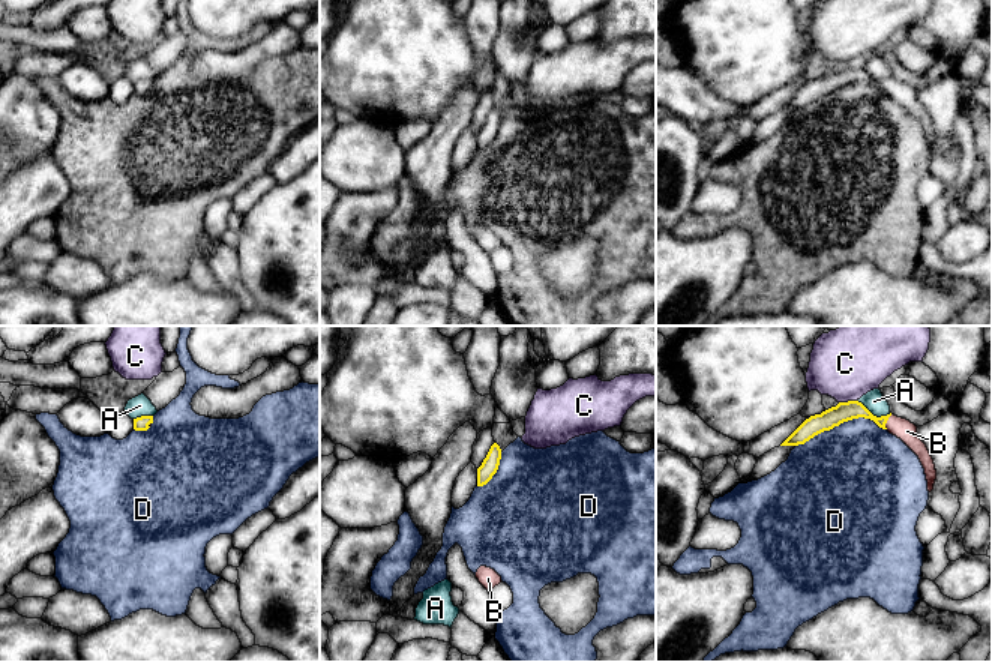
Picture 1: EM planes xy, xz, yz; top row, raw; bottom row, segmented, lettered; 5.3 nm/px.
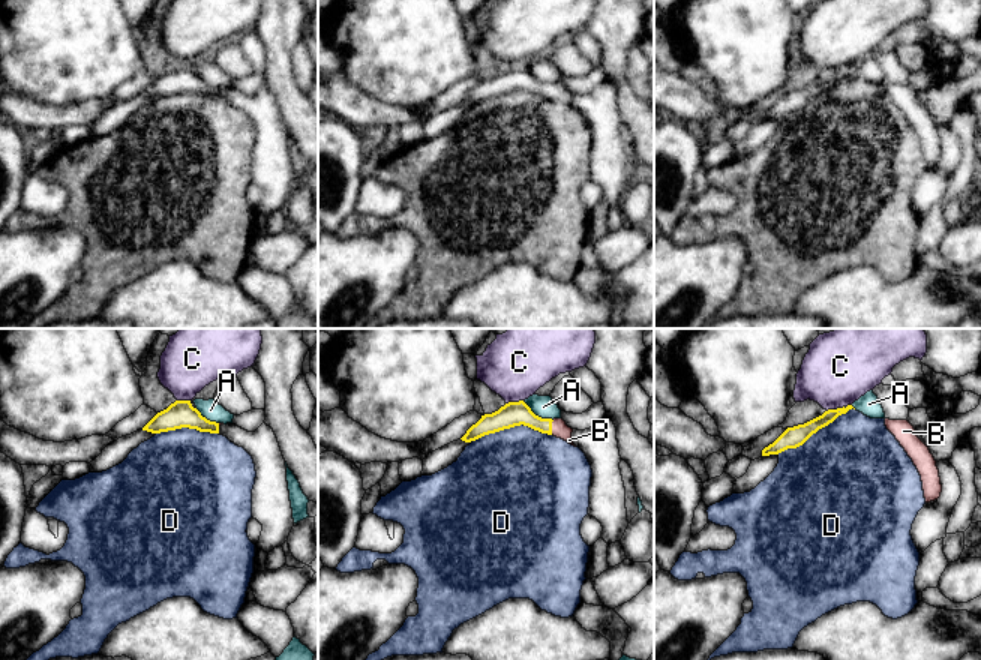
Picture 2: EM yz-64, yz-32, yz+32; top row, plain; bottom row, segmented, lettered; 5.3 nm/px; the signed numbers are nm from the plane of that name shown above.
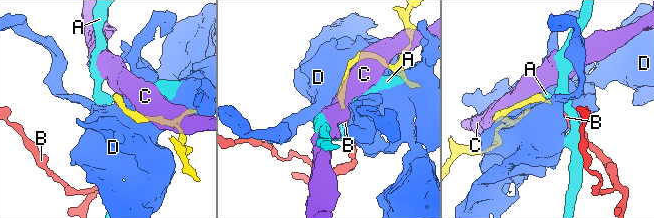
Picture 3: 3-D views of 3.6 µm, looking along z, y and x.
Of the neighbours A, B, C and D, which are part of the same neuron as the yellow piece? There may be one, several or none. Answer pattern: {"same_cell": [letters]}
{"same_cell": ["B"]}

